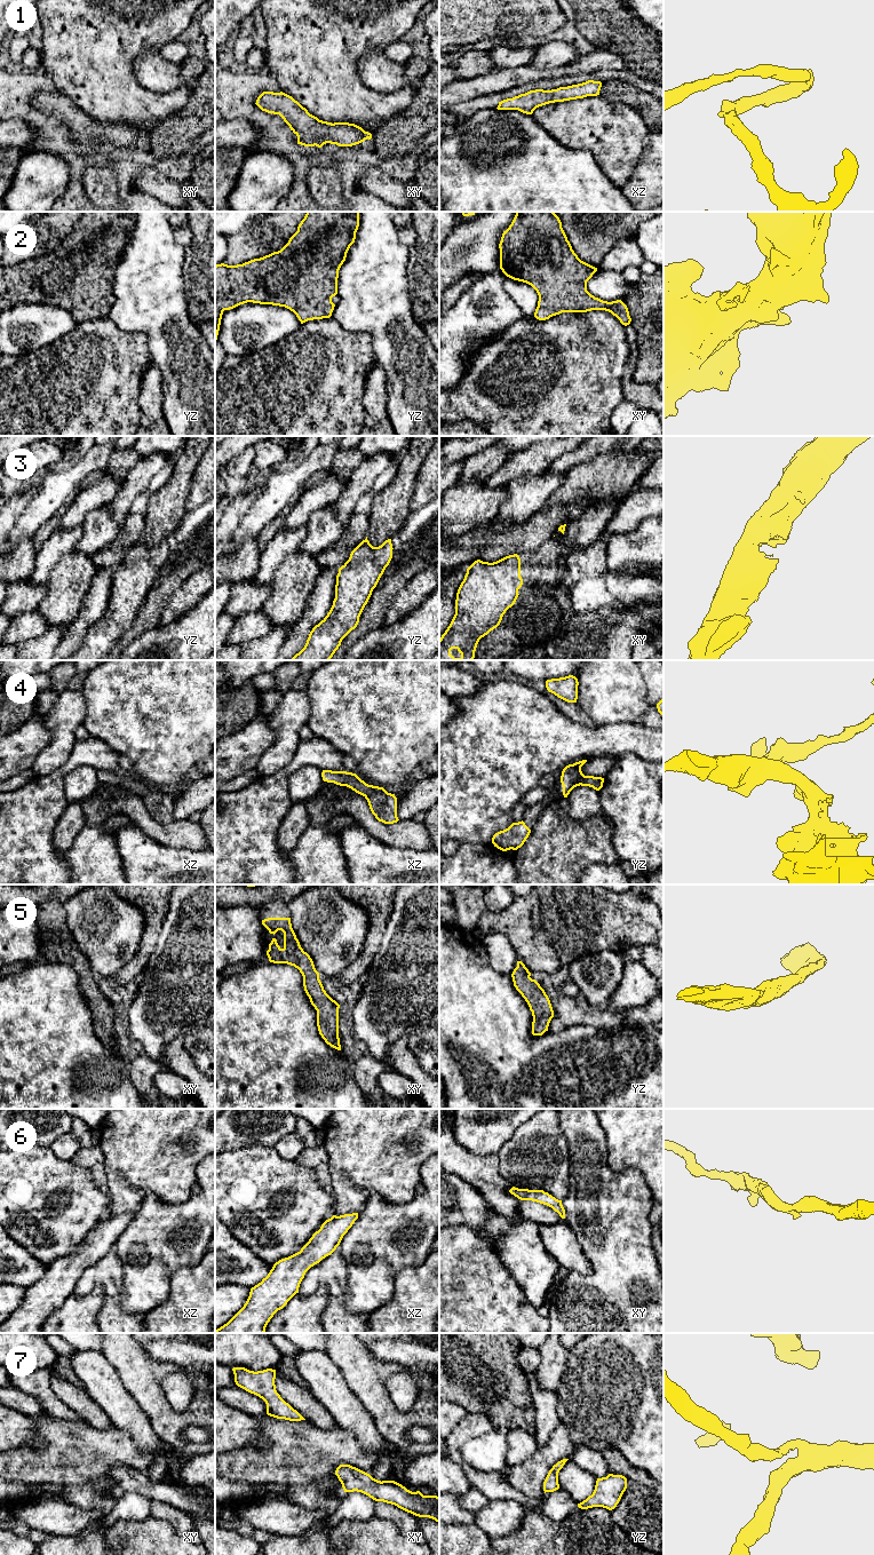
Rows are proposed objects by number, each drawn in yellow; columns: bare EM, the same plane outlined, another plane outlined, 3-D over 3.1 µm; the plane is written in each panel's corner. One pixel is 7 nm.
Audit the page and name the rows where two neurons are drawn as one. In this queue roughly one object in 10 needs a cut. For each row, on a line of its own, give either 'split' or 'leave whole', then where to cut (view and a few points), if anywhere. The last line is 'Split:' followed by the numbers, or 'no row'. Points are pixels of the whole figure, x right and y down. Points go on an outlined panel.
1: leave whole; no cut
2: leave whole; no cut
3: leave whole; no cut
4: leave whole; no cut
5: leave whole; no cut
6: leave whole; no cut
7: leave whole; no cut
Split: no row

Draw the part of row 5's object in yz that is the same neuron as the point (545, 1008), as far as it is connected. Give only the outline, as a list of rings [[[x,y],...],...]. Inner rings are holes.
[[[517,961],[517,967],[511,974],[514,986],[525,999],[532,1011],[532,1034],[542,1036],[548,1031],[549,1023],[554,1017],[554,1010],[545,990],[530,976],[531,973],[525,965]]]

